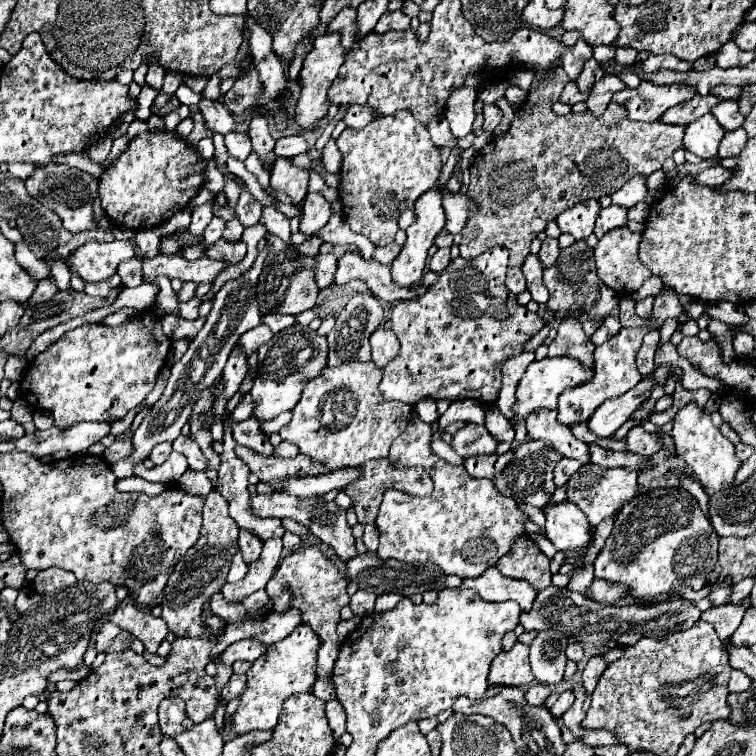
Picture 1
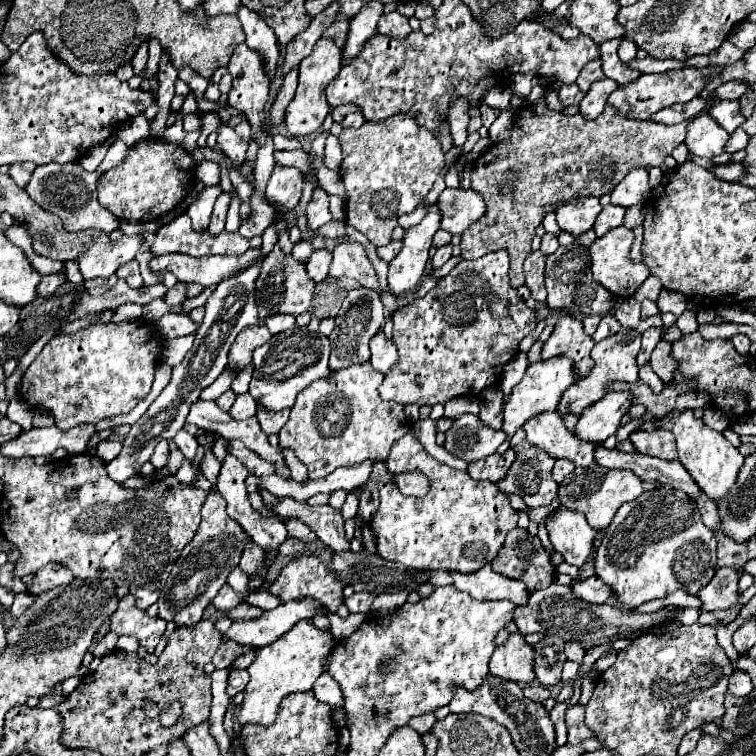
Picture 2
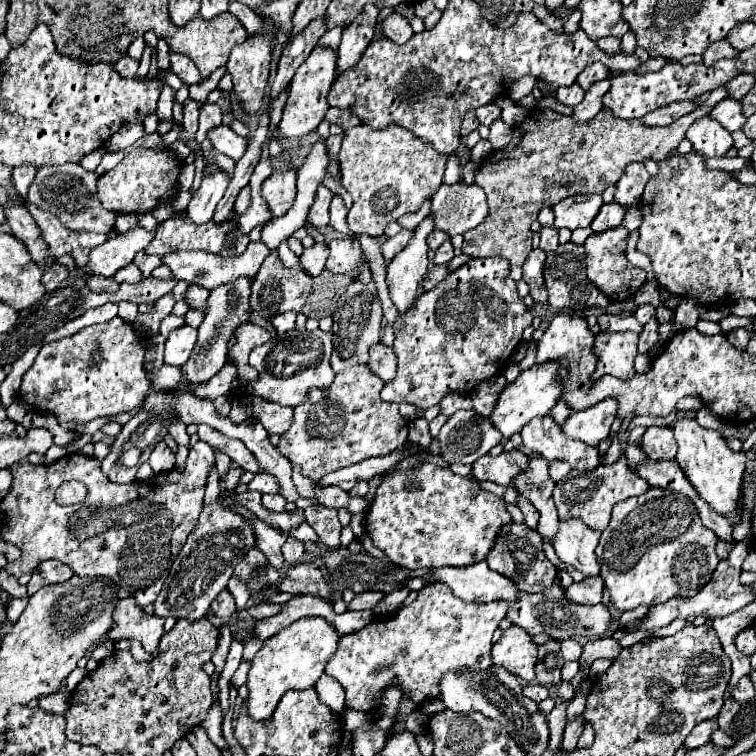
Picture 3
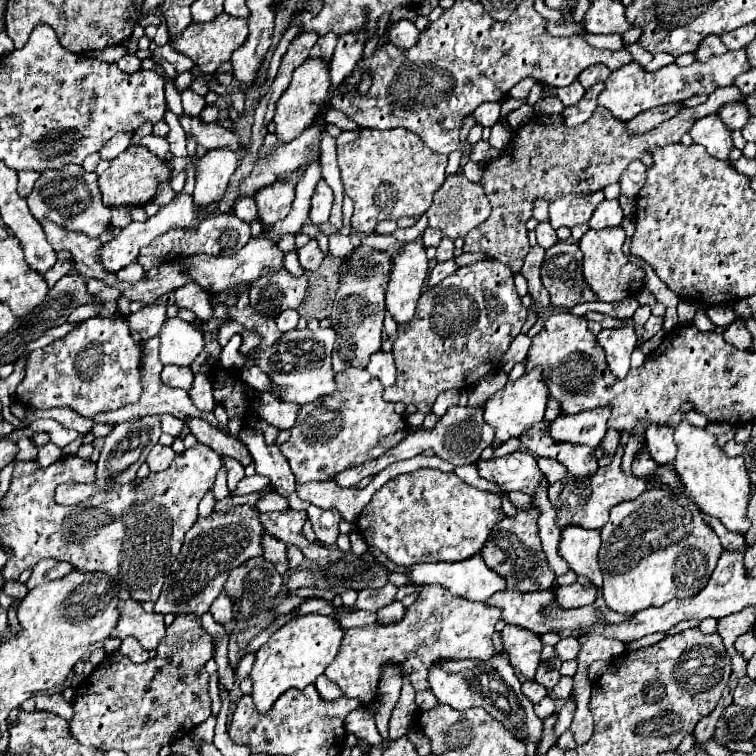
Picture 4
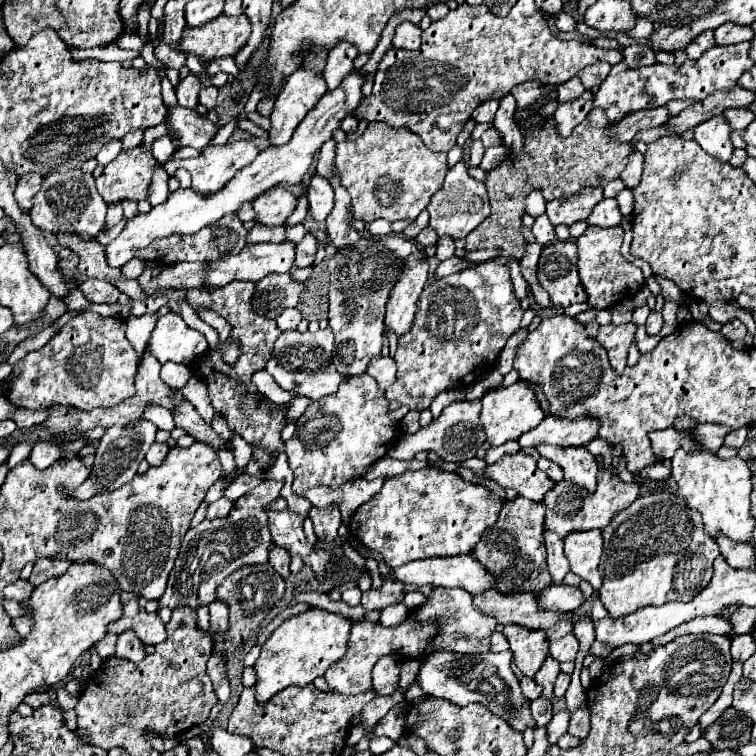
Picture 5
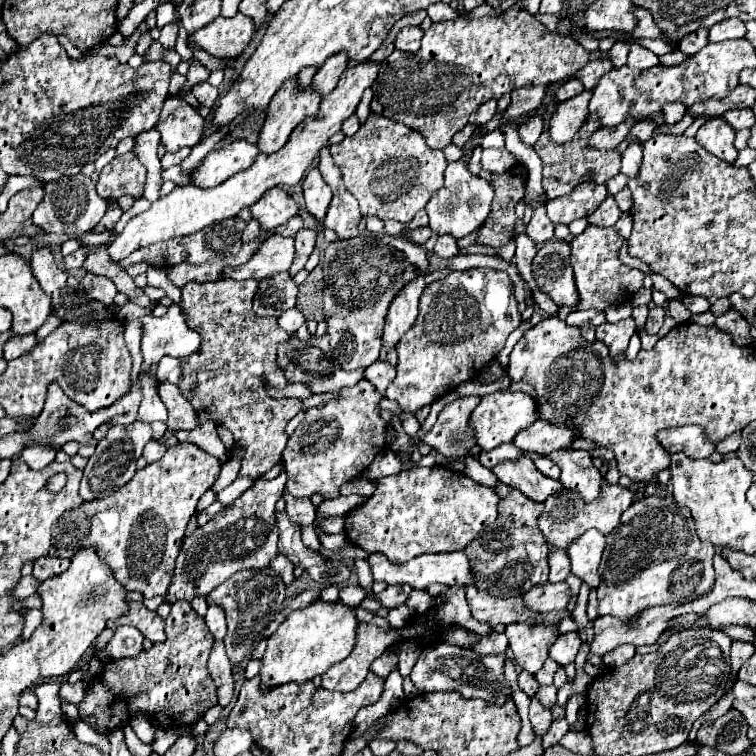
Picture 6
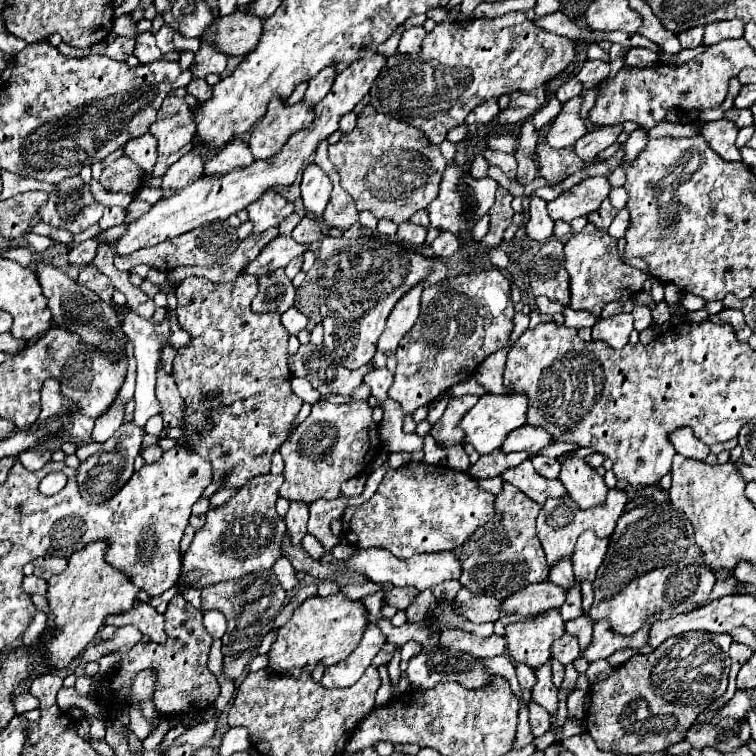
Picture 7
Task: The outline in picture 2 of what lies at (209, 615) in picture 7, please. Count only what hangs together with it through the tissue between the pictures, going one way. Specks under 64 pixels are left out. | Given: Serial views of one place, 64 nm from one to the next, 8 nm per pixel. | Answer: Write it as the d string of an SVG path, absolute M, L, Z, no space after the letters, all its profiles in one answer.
M226 584L226 586L222 586L222 590L218 592L218 596L214 598L214 602L212 602L212 604L216 606L216 610L218 610L218 612L226 612L226 610L230 610L230 608L238 606L242 600L244 600L244 594L234 592L234 590Z

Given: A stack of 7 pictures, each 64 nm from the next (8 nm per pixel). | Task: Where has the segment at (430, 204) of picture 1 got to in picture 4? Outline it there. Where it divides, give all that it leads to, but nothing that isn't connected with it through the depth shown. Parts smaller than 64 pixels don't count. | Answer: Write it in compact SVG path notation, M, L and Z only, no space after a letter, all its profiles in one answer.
M422 236L406 244L394 258L390 282L386 286L386 308L398 324L406 324L416 310L424 280L428 276L428 258Z

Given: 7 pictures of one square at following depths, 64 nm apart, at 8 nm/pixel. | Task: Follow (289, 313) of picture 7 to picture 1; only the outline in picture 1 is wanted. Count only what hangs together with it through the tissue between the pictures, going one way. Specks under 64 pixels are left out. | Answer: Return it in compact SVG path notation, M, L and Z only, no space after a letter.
M266 314L266 316L262 316L262 322L268 324L274 334L278 334L280 330L294 324L294 316L290 316L290 314Z

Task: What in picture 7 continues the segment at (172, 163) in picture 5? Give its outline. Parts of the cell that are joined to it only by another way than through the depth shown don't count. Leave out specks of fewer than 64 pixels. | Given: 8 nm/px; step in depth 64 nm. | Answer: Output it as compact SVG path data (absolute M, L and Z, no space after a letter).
M234 138L220 152L206 158L204 176L224 176L236 168L250 166L250 162L254 162L254 156L252 156L248 144L242 142L240 138Z

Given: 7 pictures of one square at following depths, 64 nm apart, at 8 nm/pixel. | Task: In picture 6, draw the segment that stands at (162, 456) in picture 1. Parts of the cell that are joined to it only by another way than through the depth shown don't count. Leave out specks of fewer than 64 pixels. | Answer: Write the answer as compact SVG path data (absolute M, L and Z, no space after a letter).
M152 440L152 442L146 444L144 458L146 458L148 464L152 464L152 462L160 460L160 458L164 456L164 452L166 452L166 444L164 444L164 442L156 442L156 440Z

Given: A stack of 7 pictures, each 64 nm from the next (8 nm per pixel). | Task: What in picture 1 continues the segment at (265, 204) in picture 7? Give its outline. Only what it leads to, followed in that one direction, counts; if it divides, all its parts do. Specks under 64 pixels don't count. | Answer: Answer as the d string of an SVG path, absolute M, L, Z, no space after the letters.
M276 158L270 176L272 188L286 192L296 202L300 202L308 194L308 180L310 180L310 170L294 166L288 158Z

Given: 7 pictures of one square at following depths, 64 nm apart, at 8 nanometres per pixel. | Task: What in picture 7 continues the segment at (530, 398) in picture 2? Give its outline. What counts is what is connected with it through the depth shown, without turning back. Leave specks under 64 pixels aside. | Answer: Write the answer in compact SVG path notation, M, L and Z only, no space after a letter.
M484 394L480 396L478 404L462 418L460 426L466 430L466 442L478 450L478 454L490 454L492 450L500 448L508 434L520 426L526 424L526 412L528 412L528 398L524 394L512 394L512 396L496 396L496 394Z

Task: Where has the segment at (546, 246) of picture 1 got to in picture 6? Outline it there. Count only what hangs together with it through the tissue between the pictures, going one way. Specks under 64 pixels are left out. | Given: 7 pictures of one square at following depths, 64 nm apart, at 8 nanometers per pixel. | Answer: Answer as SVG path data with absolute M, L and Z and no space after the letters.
M542 204L534 206L534 214L532 214L532 220L528 222L526 230L528 230L528 236L536 244L544 244L544 242L550 242L554 238L554 224L546 216L546 208Z

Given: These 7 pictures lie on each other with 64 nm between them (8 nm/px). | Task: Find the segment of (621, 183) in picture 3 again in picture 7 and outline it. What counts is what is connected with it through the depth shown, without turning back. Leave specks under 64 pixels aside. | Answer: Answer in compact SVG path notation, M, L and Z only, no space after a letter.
M634 130L628 138L628 142L624 144L624 158L626 162L634 162L638 158L638 154L642 152L642 148L646 146L648 138L646 138L646 130Z

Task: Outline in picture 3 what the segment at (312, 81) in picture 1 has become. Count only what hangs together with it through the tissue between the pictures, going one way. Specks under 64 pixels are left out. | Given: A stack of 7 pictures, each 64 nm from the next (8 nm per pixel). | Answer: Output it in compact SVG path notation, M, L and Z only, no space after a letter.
M316 46L312 50L312 54L302 62L302 66L296 70L292 84L290 84L290 96L288 96L288 104L284 108L284 116L280 122L280 136L284 138L302 138L310 132L314 132L318 128L318 124L324 120L326 110L330 108L326 102L328 90L332 86L332 82L336 80L336 60L338 54L336 50L328 48L328 46Z

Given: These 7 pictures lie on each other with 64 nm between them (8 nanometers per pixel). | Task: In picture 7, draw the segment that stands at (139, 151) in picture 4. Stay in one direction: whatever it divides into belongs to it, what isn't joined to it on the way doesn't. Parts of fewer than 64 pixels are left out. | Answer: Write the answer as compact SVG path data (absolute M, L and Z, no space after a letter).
M122 156L106 164L100 176L100 184L104 186L104 190L126 192L126 194L136 194L142 186L142 180L144 180L144 170L128 156Z

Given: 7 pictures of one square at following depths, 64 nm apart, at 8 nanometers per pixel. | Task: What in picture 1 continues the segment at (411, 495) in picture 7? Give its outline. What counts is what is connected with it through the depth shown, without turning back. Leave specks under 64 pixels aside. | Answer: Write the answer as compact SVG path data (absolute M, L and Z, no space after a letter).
M412 418L406 426L406 430L400 434L398 440L394 440L390 446L390 462L394 466L422 466L426 472L430 472L434 490L426 498L416 498L400 490L386 490L384 500L380 504L380 512L376 518L376 526L380 530L380 546L378 556L382 560L394 558L402 562L434 562L438 564L446 574L454 574L460 578L478 578L486 572L486 568L496 566L498 558L510 552L510 546L518 536L524 536L524 524L528 520L528 514L522 512L516 504L516 500L506 498L498 494L492 486L492 480L476 480L470 478L464 470L464 466L452 466L446 460L438 458L432 448L432 426L422 422L420 418Z

